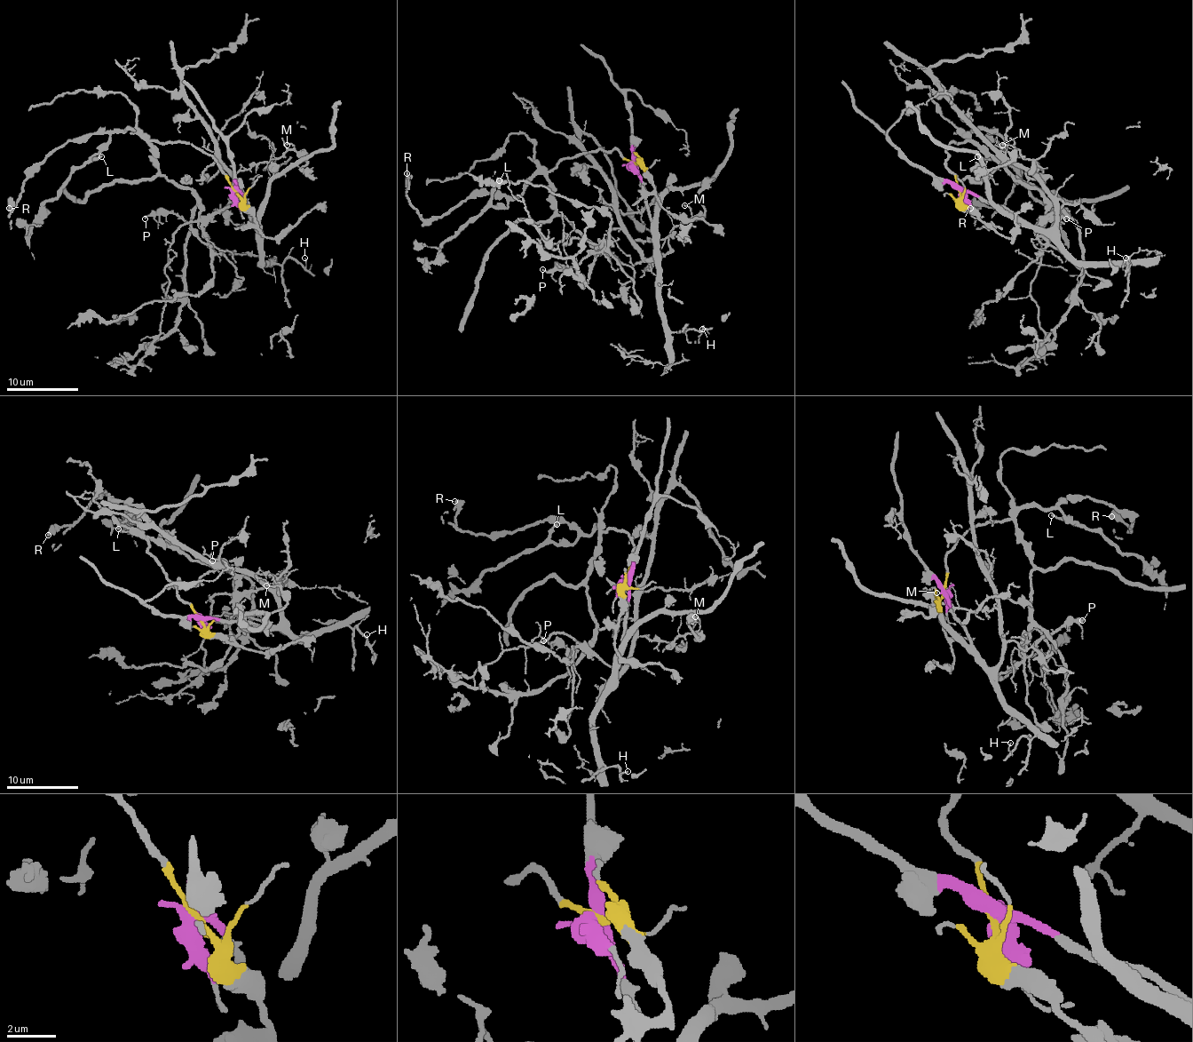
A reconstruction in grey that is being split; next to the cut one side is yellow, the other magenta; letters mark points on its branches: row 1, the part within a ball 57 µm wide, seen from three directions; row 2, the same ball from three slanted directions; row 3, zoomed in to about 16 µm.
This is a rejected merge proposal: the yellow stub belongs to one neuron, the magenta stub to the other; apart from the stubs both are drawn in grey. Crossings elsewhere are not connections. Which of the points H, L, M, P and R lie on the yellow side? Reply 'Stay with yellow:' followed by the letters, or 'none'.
Stay with yellow: L, R

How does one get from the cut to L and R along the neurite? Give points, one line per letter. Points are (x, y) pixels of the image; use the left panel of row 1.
L: (236, 192), (218, 163), (190, 143), (145, 139), (132, 129), (114, 131), (94, 158), (101, 156)
R: (236, 192), (218, 163), (192, 145), (143, 138), (132, 129), (94, 132), (62, 143), (8, 208)

